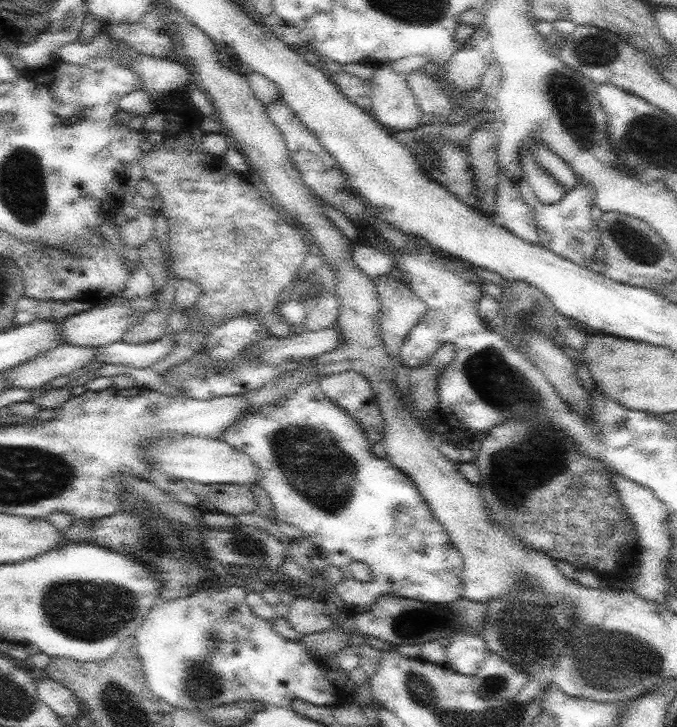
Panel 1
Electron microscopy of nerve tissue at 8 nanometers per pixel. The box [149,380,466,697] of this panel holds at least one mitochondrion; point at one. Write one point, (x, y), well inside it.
(286, 442)

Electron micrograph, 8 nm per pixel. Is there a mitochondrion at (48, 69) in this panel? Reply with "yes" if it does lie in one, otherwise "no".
no

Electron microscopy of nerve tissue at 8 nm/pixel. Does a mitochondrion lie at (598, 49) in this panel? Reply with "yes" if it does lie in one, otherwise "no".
yes

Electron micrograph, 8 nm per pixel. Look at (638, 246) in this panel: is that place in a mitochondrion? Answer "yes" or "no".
yes

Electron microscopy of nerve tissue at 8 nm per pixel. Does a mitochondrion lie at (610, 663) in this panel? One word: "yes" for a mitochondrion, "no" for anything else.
yes

